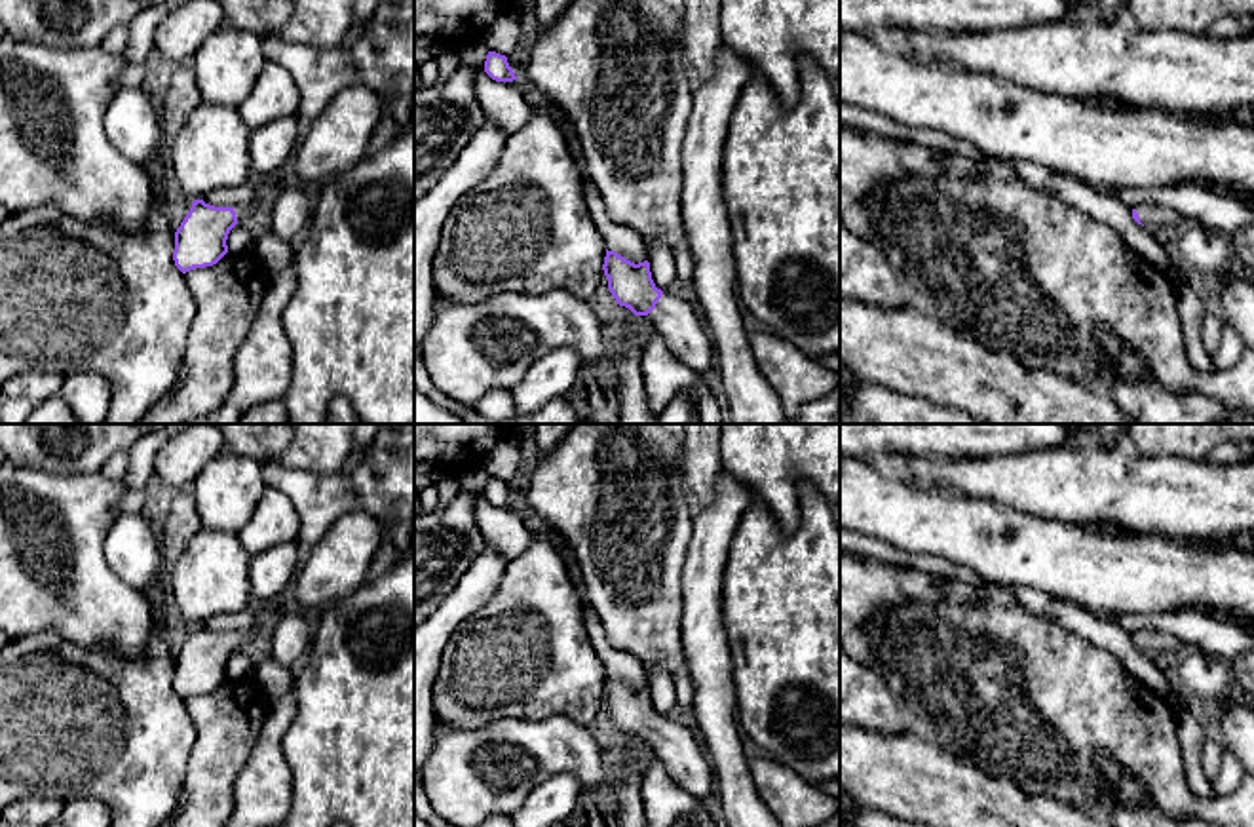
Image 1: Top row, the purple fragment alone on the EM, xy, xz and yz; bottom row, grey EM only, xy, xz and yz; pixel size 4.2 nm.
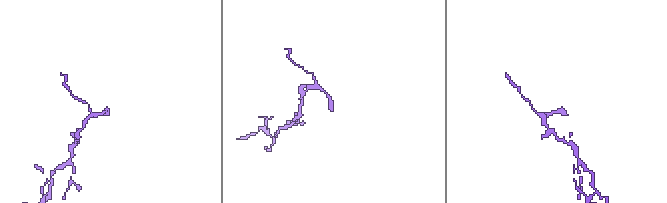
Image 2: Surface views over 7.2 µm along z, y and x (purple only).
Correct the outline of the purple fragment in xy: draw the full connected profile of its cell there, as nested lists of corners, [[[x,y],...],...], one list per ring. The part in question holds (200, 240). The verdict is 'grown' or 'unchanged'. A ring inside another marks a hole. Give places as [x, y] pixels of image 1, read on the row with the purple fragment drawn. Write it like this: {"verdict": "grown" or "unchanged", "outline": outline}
{"verdict": "grown", "outline": [[[203,200],[192,202],[192,207],[175,232],[175,266],[186,274],[194,268],[217,264],[228,253],[228,234],[243,222],[255,203],[238,207],[215,207]]]}

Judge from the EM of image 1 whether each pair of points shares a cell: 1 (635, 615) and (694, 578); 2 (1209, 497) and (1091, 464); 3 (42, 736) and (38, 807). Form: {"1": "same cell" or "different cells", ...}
{"1": "different cells", "2": "same cell", "3": "different cells"}

